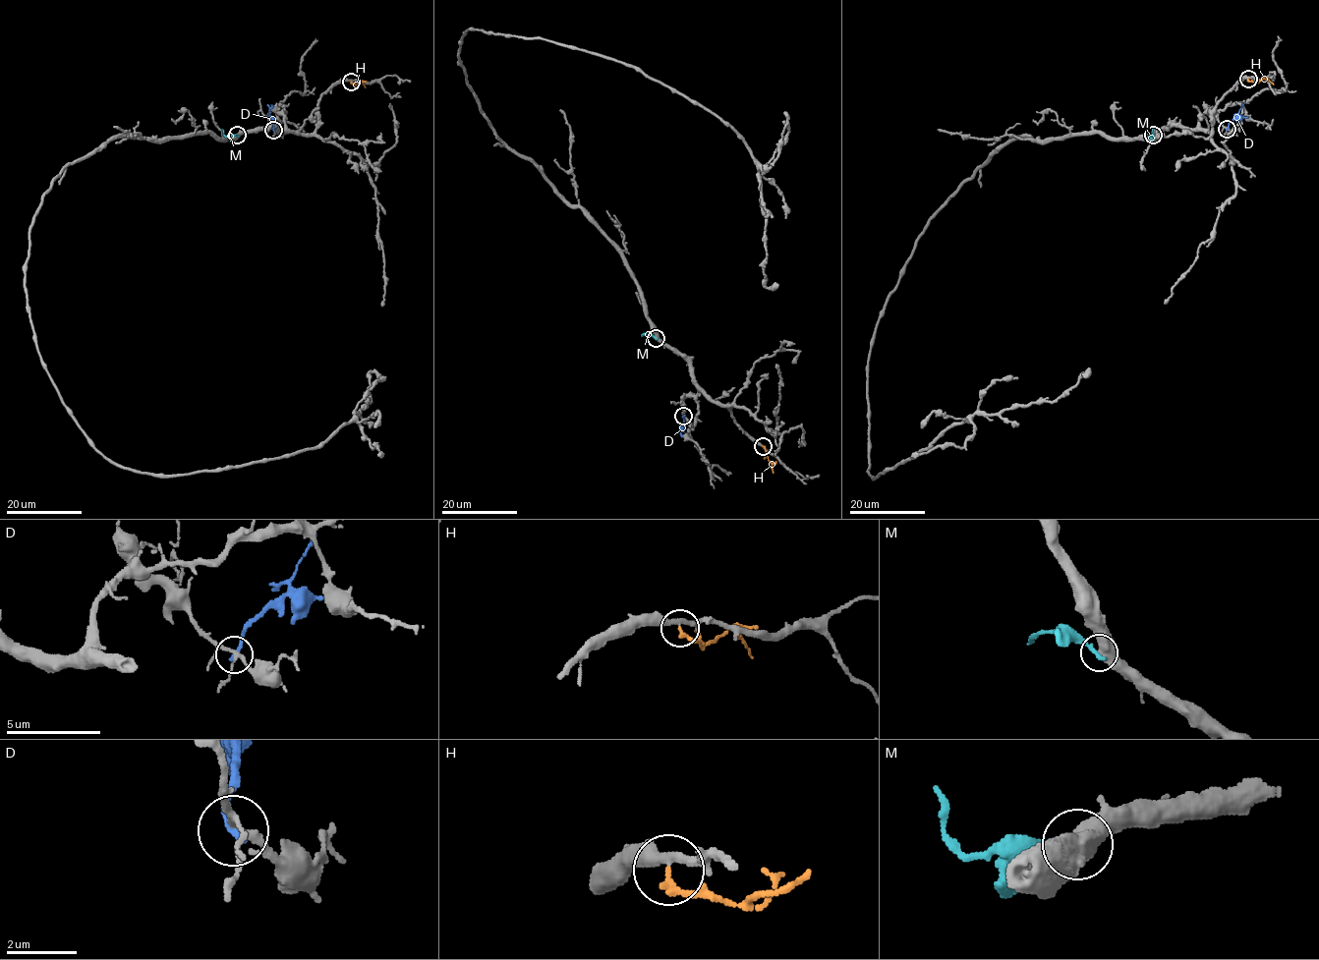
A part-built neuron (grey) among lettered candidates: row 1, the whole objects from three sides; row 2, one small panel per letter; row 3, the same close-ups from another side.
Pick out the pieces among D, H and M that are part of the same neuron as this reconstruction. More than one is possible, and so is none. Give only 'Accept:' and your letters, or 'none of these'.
Accept: H

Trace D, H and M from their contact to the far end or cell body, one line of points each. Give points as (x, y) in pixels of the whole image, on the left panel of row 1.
D: (274, 131), (274, 120), (267, 104)
H: (351, 82), (355, 85), (363, 82), (365, 87)
M: (237, 136), (226, 137), (222, 129)

